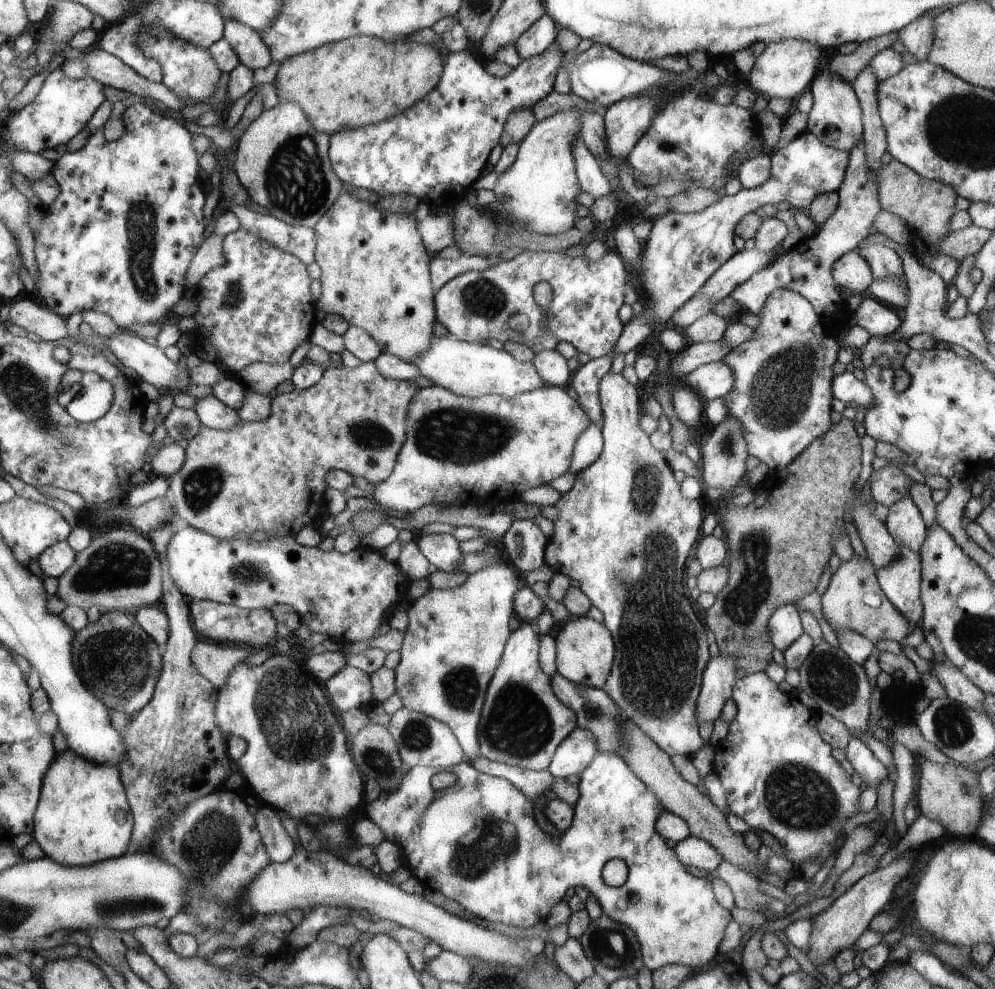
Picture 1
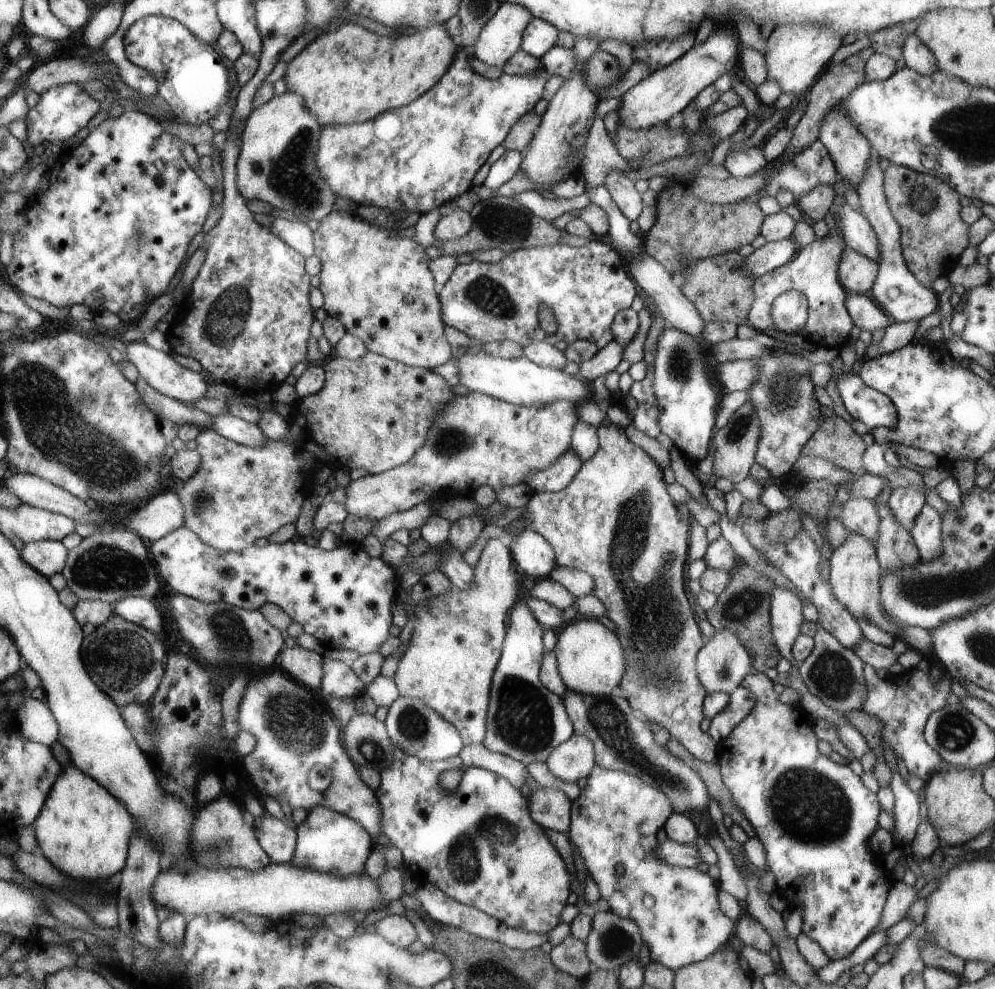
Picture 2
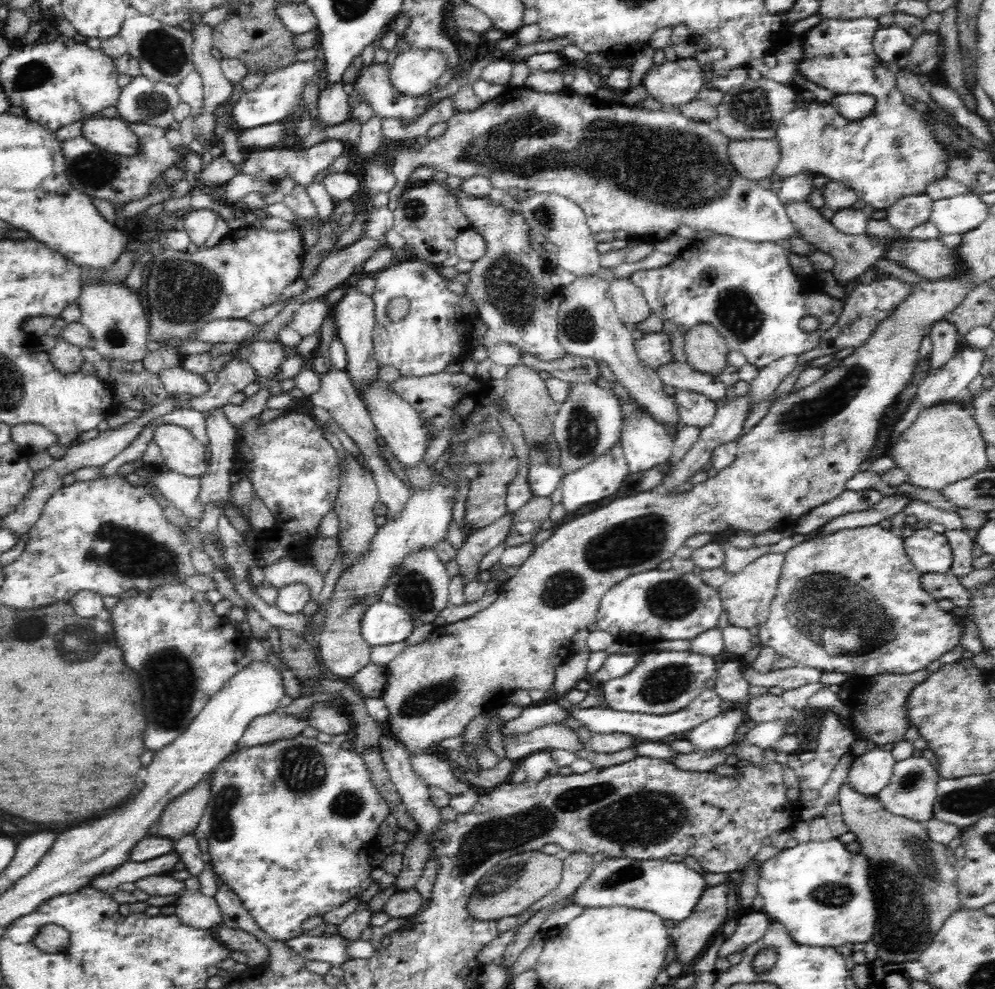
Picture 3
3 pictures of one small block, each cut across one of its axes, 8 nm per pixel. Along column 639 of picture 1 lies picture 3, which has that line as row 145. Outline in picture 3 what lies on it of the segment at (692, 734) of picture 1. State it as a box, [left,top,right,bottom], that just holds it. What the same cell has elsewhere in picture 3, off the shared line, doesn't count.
[390,86,800,243]

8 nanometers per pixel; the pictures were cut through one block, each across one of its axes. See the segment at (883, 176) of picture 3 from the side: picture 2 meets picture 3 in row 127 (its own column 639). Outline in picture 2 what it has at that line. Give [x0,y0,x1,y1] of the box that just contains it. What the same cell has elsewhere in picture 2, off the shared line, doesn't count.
[568,766,734,971]

